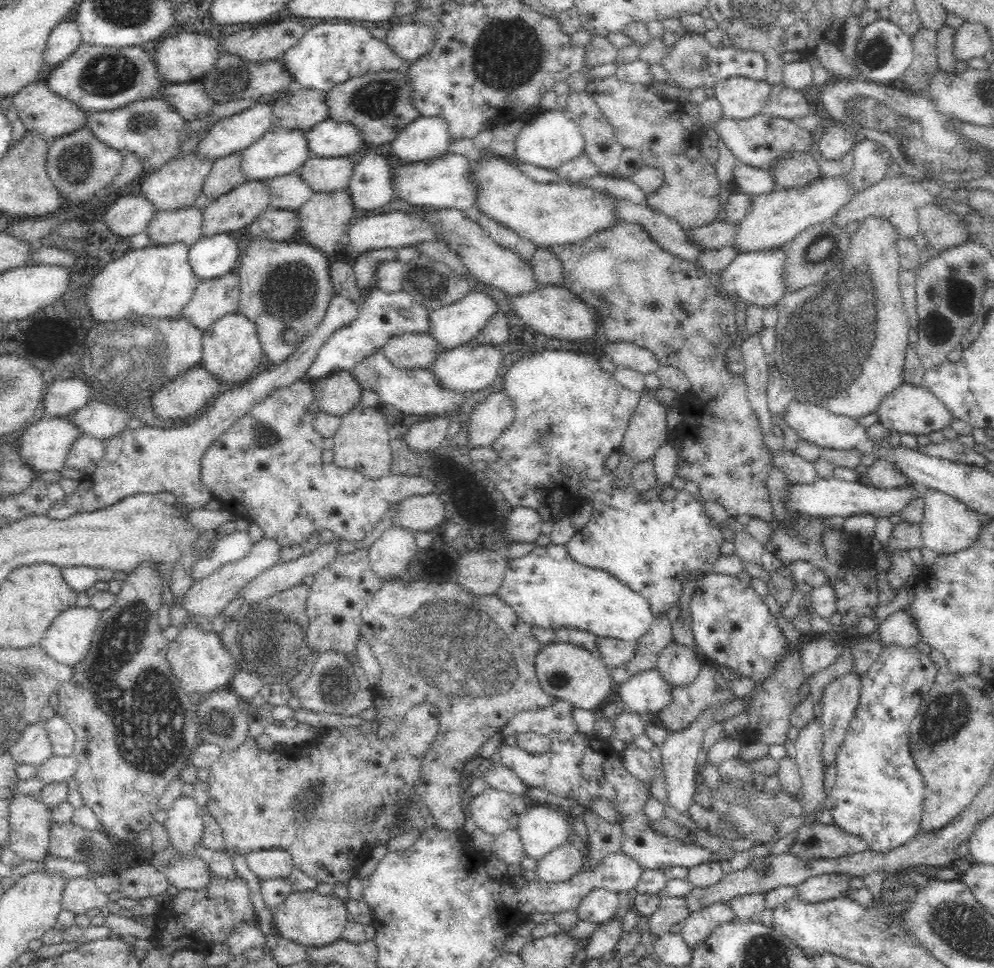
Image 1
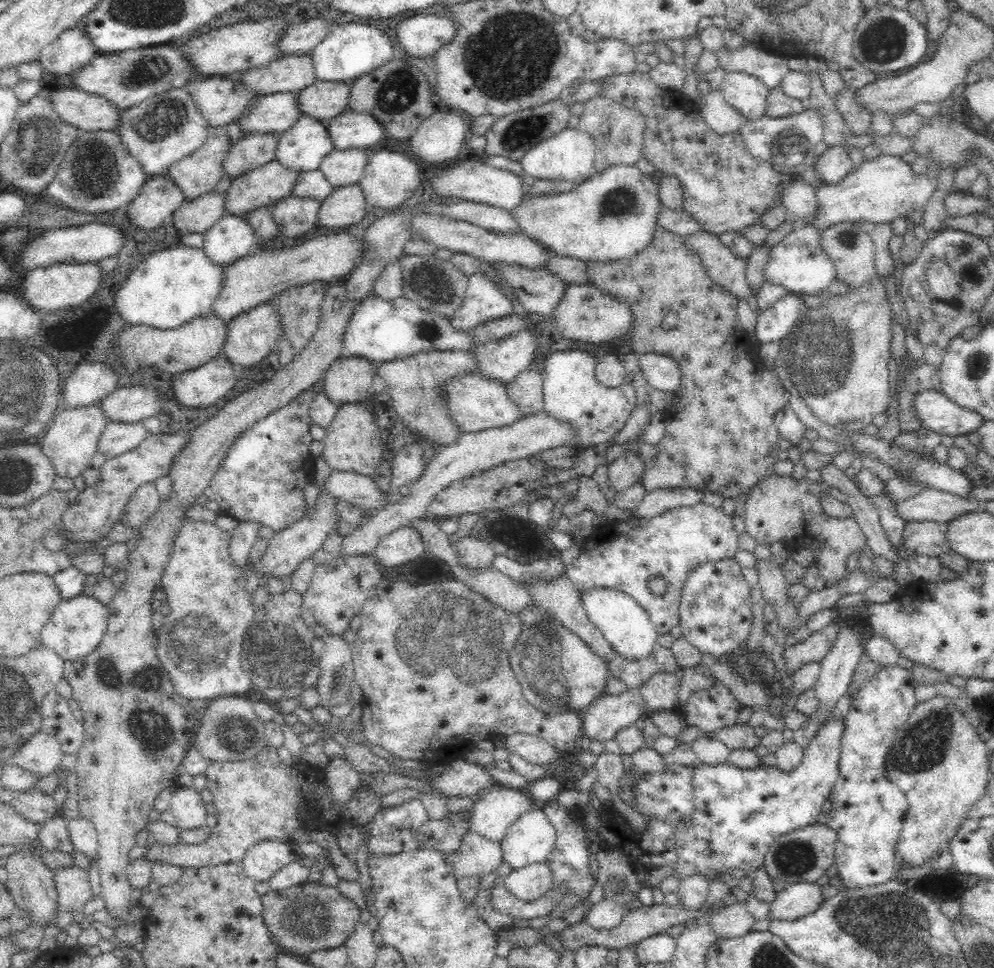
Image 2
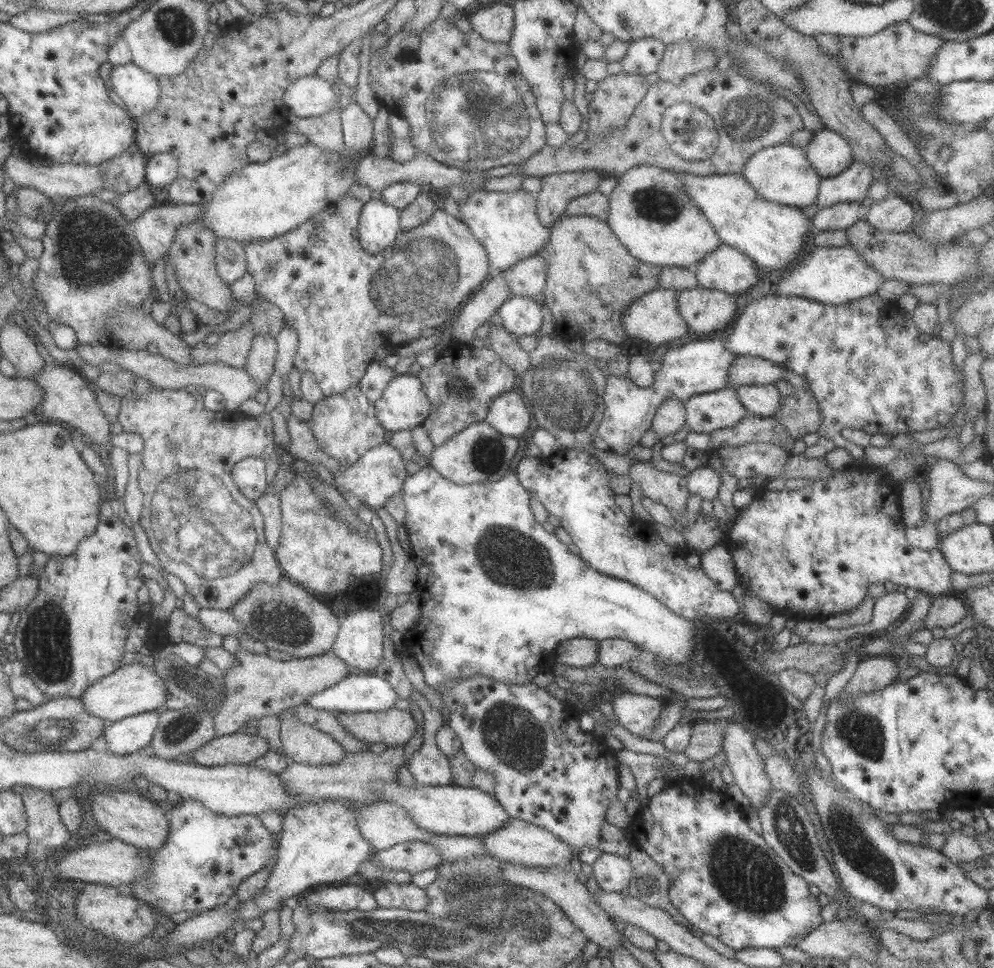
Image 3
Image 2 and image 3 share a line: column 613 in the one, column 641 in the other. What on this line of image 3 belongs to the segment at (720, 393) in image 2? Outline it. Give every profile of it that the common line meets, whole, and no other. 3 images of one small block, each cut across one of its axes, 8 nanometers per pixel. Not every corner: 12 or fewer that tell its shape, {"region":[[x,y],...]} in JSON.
{"region":[[561,215],[536,253],[564,340],[627,338],[659,284],[606,221]]}

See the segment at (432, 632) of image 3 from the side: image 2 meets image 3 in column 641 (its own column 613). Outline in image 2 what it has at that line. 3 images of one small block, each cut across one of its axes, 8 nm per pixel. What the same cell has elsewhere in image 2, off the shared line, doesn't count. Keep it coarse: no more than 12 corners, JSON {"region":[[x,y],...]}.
{"region":[[612,589],[582,593],[590,621],[628,660],[652,656],[648,614]]}

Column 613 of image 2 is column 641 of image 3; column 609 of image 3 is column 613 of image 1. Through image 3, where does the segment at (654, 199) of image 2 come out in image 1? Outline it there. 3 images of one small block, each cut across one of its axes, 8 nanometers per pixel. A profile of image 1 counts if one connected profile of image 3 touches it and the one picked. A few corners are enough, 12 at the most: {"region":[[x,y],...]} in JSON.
{"region":[[491,154],[474,206],[537,248],[610,230],[614,193]]}

